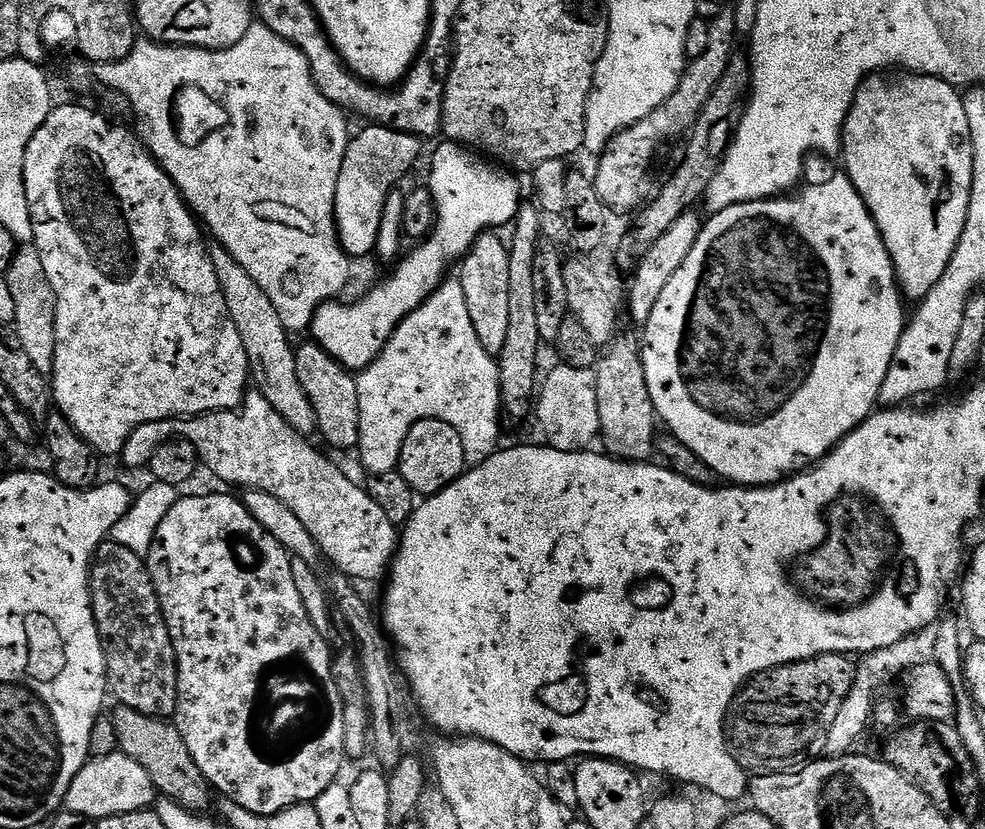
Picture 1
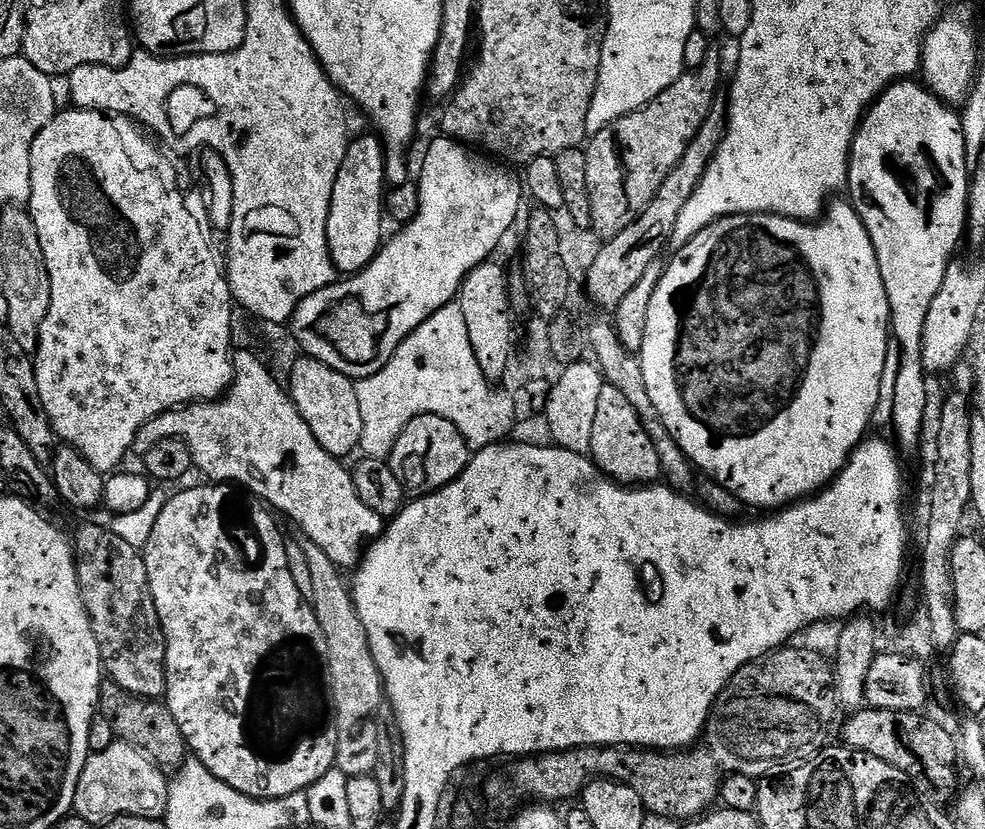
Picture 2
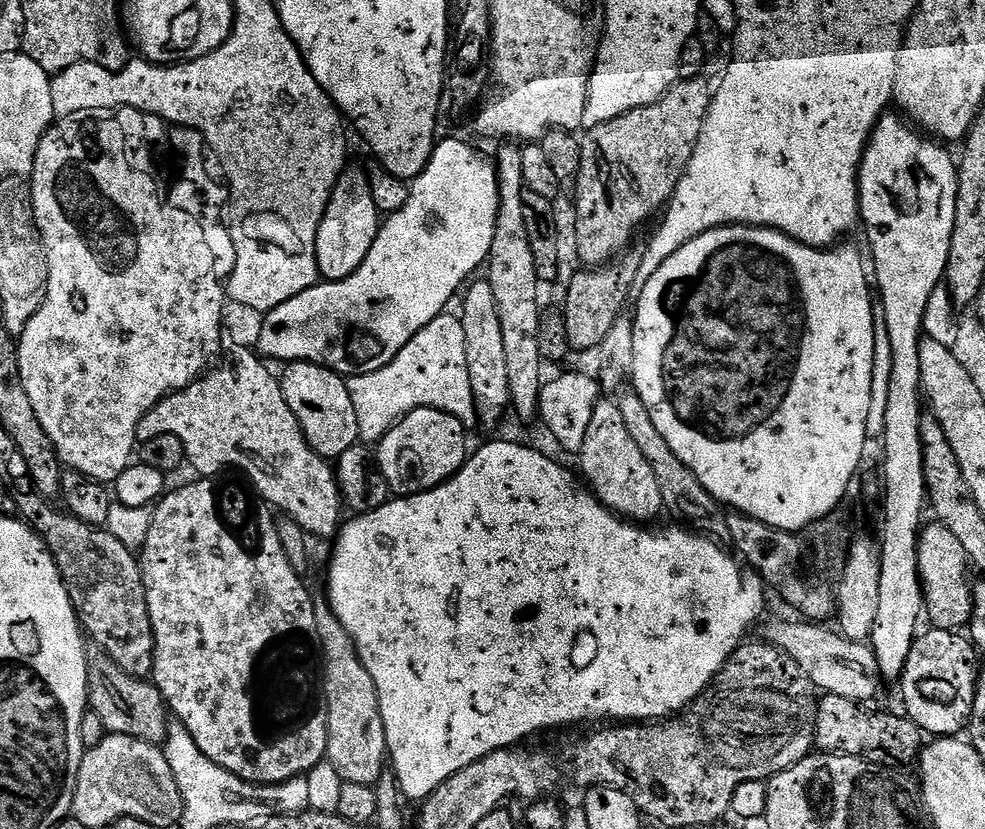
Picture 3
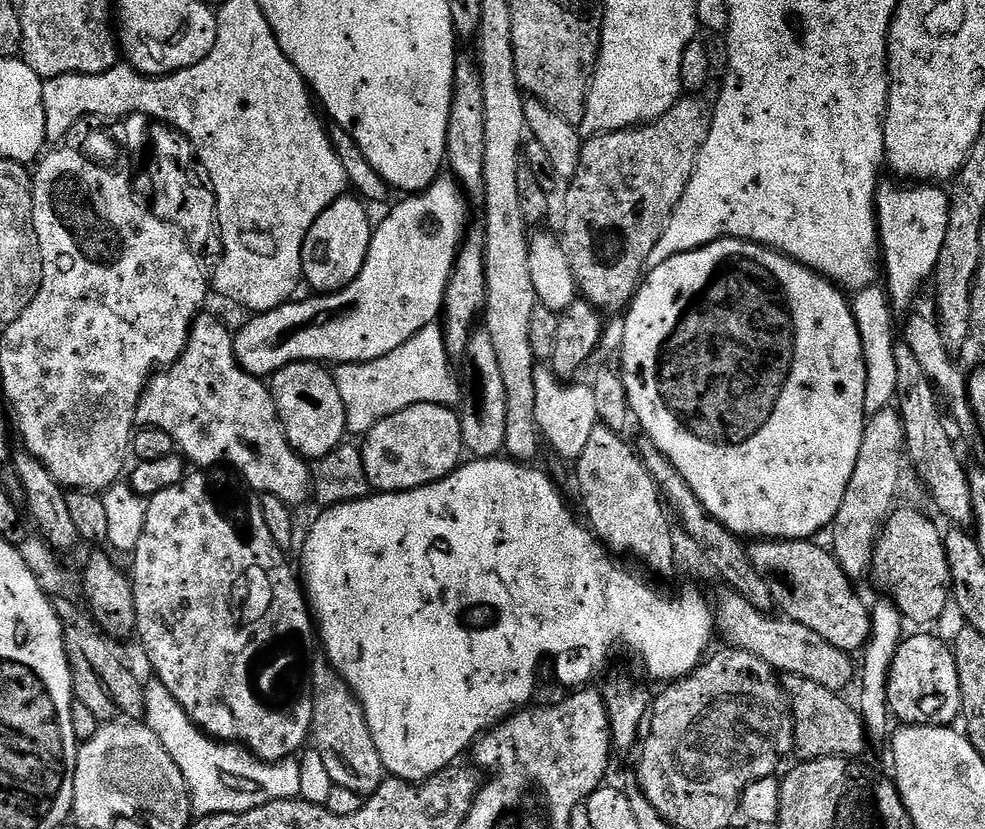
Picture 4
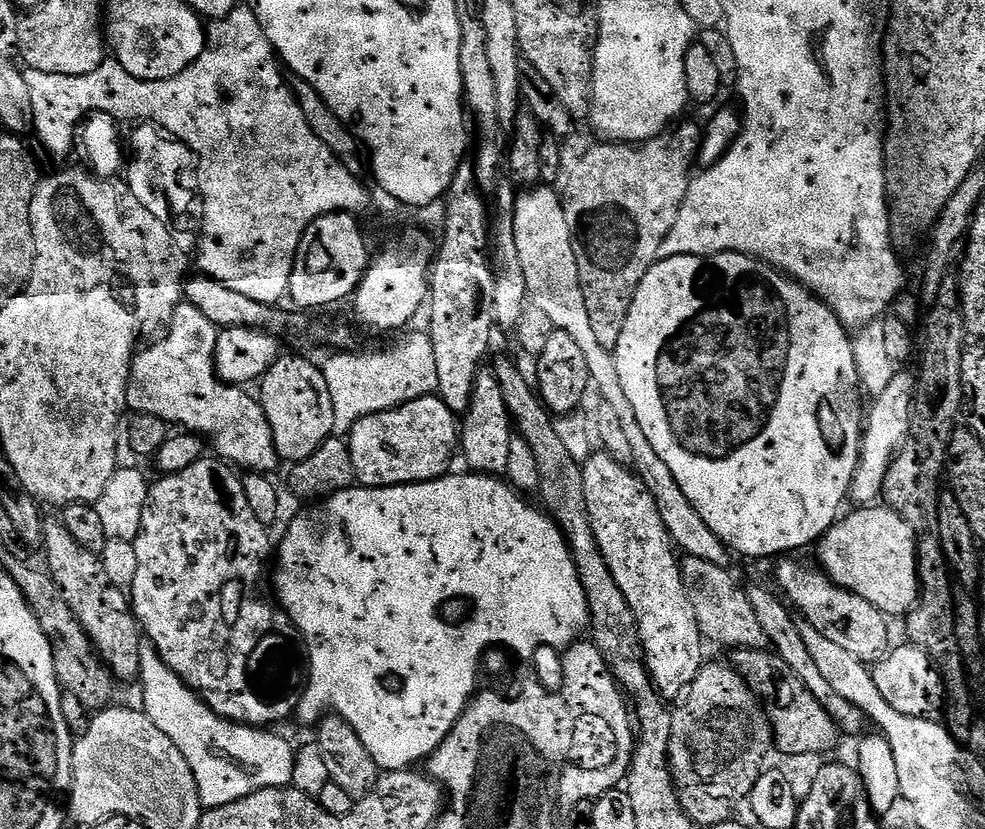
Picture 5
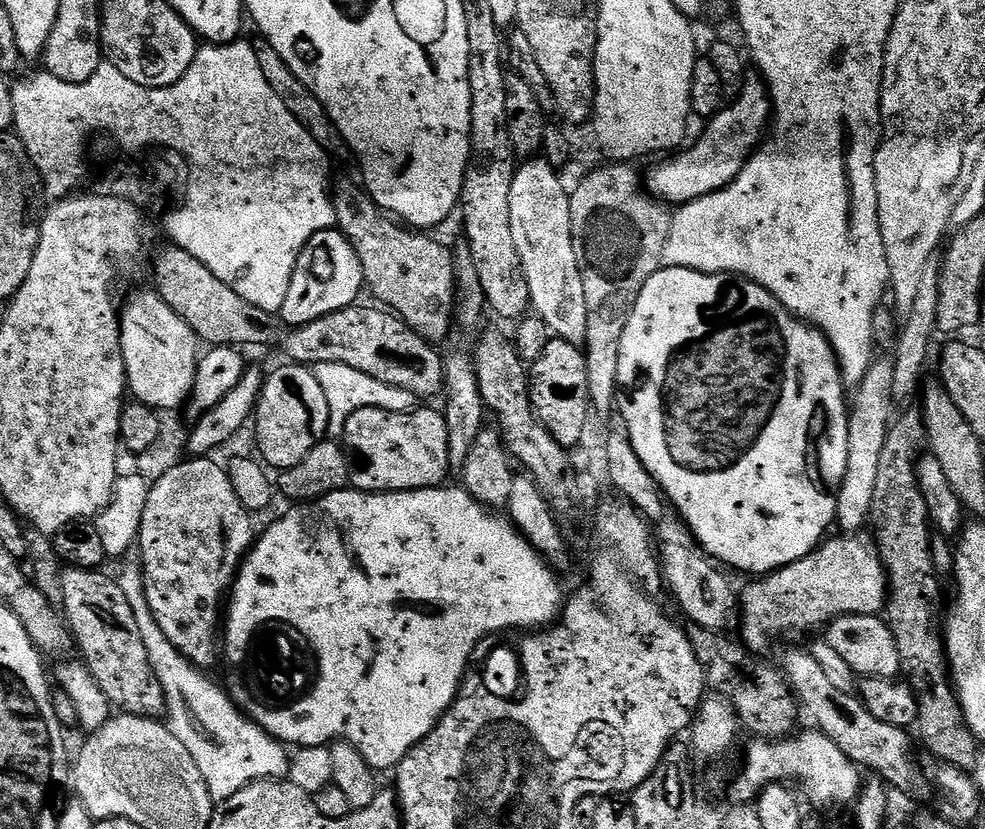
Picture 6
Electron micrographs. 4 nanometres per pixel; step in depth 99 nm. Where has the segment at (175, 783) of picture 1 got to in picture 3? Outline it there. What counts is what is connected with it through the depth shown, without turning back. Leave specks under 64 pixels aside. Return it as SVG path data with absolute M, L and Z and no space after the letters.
M92 646L88 648L88 707L91 715L96 715L100 719L100 724L105 729L105 733L113 736L129 736L138 738L147 744L163 745L164 740L168 737L168 725L170 723L170 713L168 705L165 704L160 691L156 689L155 684L147 679L131 676L122 670L105 652Z

